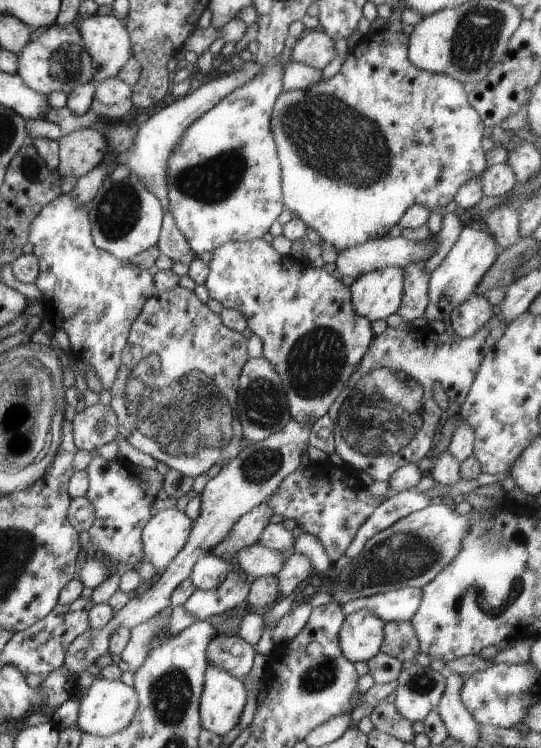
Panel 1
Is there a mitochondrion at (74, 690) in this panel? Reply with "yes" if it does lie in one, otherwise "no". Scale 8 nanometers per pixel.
no

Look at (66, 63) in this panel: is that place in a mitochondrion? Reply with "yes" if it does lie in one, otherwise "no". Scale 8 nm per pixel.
yes

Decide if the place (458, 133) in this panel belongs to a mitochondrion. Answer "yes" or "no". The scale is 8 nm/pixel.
no

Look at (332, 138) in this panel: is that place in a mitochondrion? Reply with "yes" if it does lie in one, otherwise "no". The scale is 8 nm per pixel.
yes

